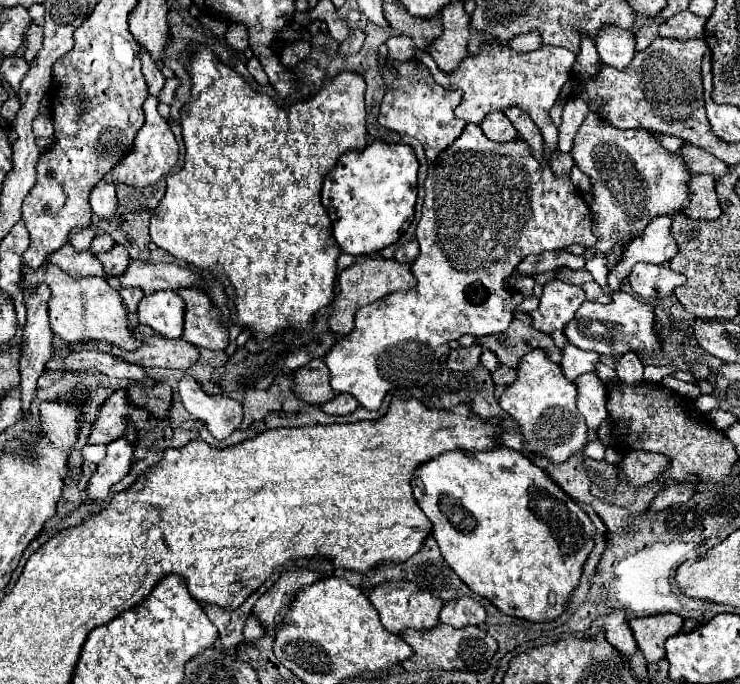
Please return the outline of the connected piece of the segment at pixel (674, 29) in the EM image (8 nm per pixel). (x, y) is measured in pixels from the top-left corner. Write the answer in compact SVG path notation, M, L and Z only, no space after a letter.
M684 10L664 20L658 26L658 32L662 38L676 38L676 40L704 38L704 24L706 24L706 18L700 18L690 10Z

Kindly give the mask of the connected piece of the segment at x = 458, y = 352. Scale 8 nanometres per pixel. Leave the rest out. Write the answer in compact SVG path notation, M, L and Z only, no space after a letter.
M478 344L470 346L470 348L454 348L450 350L448 354L448 368L452 370L462 370L462 372L468 372L468 370L474 370L478 364L480 364L480 354L482 354L482 348Z

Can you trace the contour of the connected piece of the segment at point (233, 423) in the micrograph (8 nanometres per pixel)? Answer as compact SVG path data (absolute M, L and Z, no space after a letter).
M184 376L178 384L180 398L184 402L184 408L200 422L206 424L208 432L216 440L228 438L242 422L242 404L216 394L210 396L206 394L200 384L192 376Z

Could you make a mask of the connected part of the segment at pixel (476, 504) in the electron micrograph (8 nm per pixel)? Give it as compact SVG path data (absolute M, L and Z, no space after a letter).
M500 446L498 450L486 450L486 452L462 452L462 450L444 452L438 458L428 460L420 468L414 470L414 474L412 474L412 490L414 490L416 502L420 504L420 508L424 510L424 514L430 518L430 522L434 526L432 536L438 542L444 560L448 562L448 566L460 576L460 580L472 592L476 592L482 598L490 600L502 614L524 618L524 620L530 620L530 622L548 622L548 620L556 620L558 616L564 614L572 592L580 584L582 566L584 566L590 550L594 548L596 528L594 528L592 520L588 518L588 514L572 498L568 498L568 494L564 494L564 490L560 490L560 486L556 486L556 482L552 482L552 478L548 478L548 474L542 468L532 464L530 458L526 458L524 454L520 454L516 450L504 448L504 446Z

